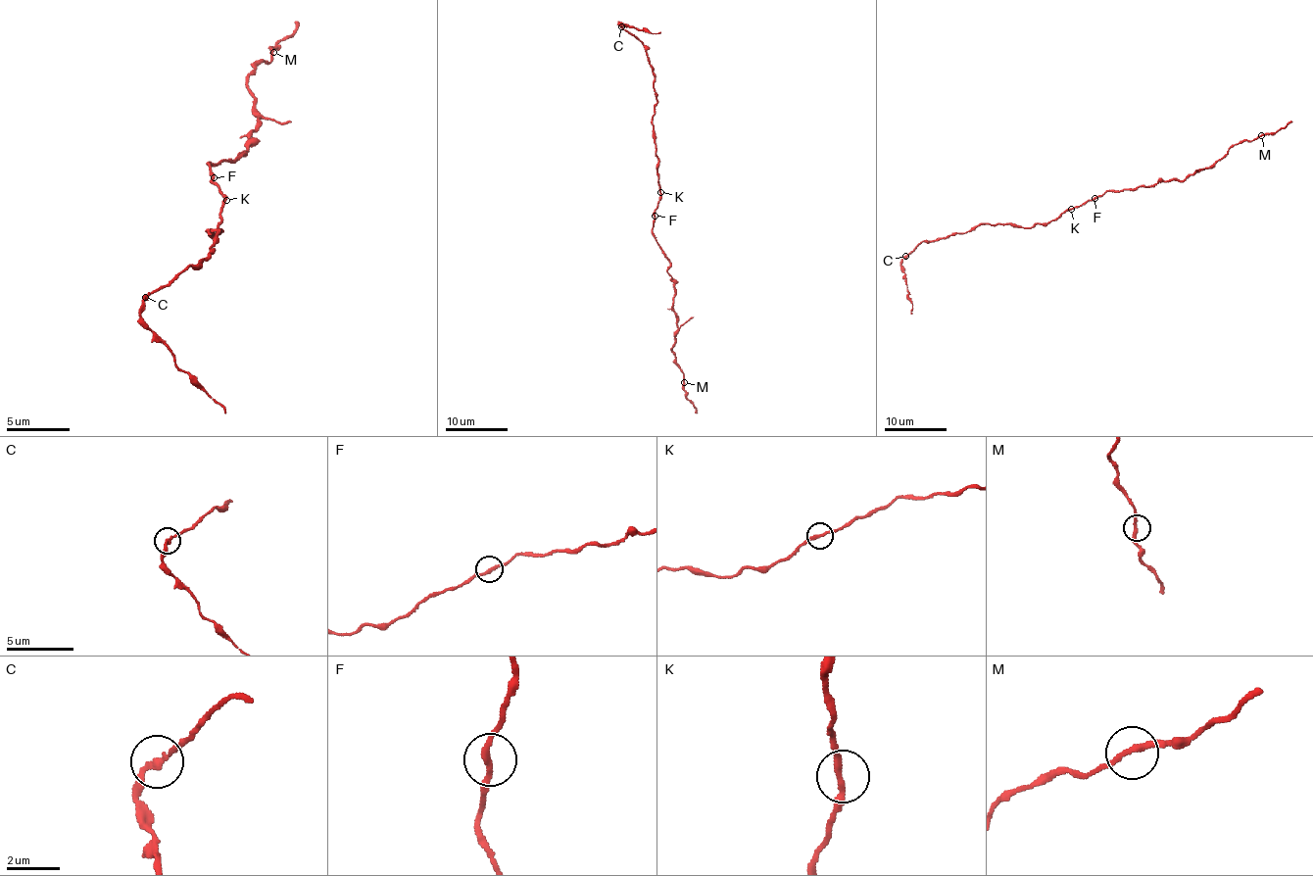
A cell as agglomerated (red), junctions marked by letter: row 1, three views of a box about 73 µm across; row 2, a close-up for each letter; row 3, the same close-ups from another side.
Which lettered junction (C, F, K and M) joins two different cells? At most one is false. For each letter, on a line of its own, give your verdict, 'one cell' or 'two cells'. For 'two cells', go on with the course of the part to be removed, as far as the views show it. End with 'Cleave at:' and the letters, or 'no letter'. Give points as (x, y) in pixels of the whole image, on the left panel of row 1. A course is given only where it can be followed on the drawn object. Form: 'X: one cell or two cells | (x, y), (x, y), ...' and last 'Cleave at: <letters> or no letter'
C: two cells | (144, 297), (141, 322), (226, 413)
F: one cell
K: one cell
M: one cell
Cleave at: C

